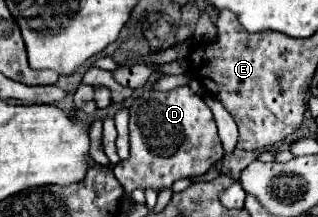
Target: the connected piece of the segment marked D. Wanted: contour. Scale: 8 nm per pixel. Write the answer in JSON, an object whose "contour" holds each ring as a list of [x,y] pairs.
{"contour":[[[187,85],[173,91],[145,91],[129,109],[131,157],[113,167],[115,177],[131,195],[135,189],[167,189],[177,179],[207,173],[223,157],[211,109]]]}

